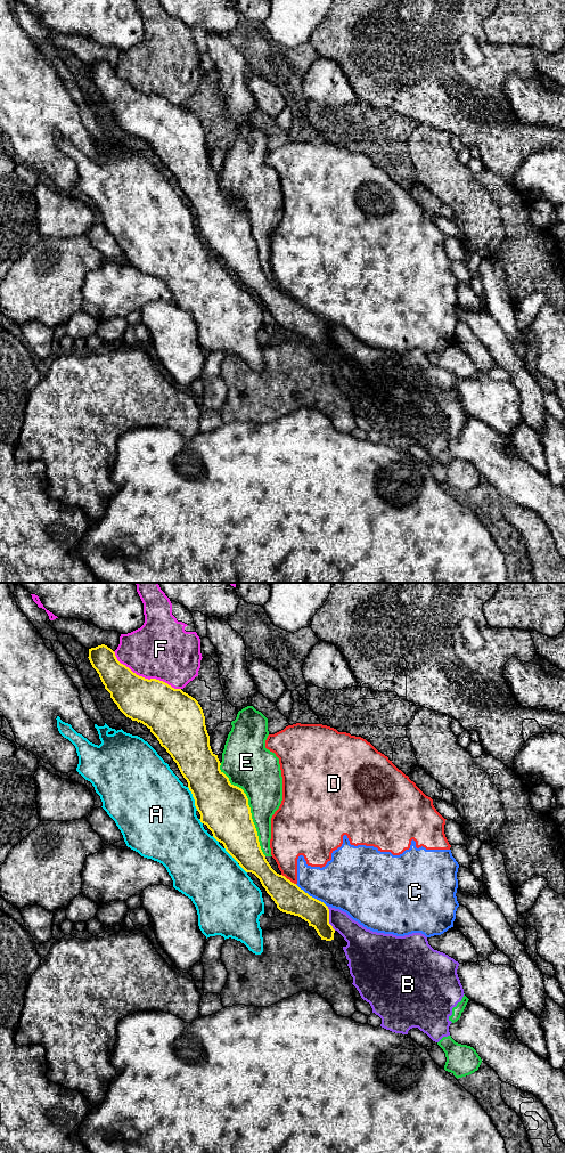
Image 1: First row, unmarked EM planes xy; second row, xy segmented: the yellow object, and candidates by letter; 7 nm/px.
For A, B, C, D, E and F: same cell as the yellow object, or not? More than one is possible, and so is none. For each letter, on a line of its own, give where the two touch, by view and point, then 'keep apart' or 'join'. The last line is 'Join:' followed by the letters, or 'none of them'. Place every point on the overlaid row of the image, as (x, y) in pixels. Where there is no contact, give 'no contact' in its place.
A: contact xy (194, 798); keep apart
B: contact xy (328, 918); keep apart
C: contact xy (311, 896); keep apart
D: contact xy (288, 879); keep apart
E: contact xy (250, 808); keep apart
F: contact xy (144, 678); keep apart
Join: none of them

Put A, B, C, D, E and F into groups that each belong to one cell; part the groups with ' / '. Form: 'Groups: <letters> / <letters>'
Groups: A / B E / C D / F

